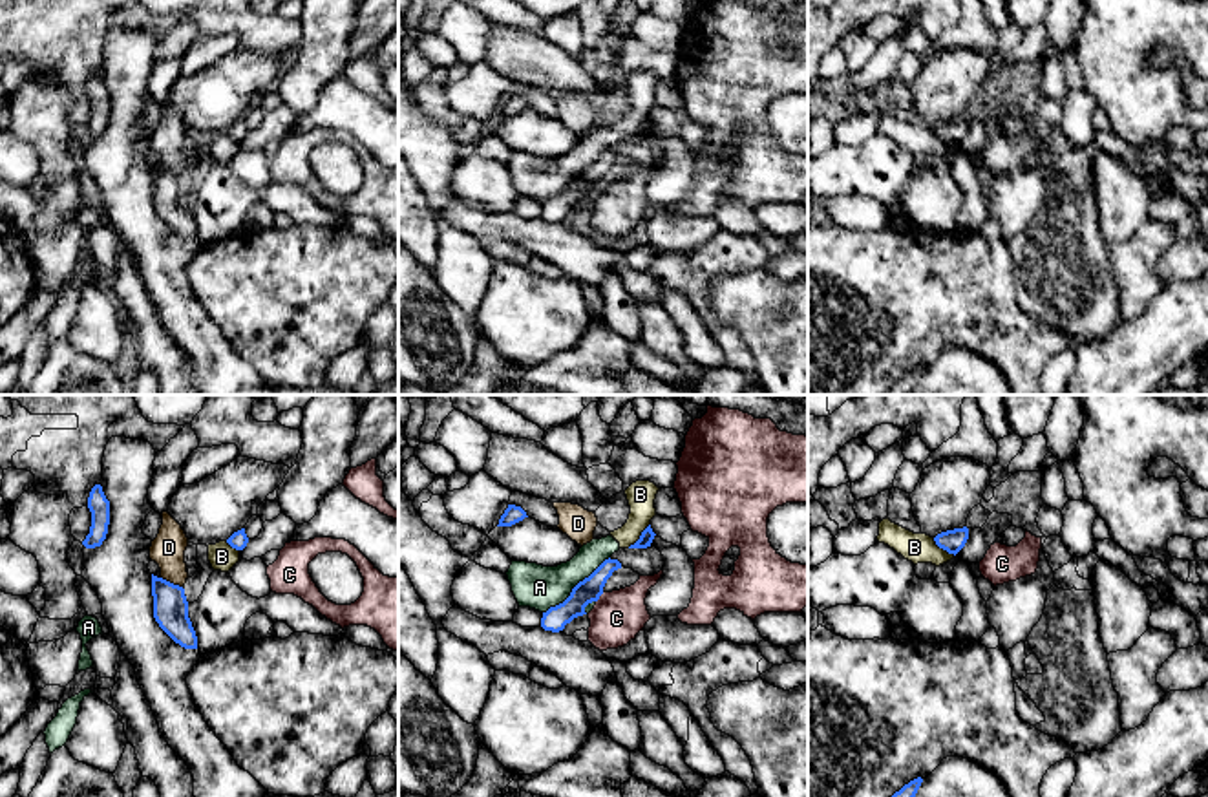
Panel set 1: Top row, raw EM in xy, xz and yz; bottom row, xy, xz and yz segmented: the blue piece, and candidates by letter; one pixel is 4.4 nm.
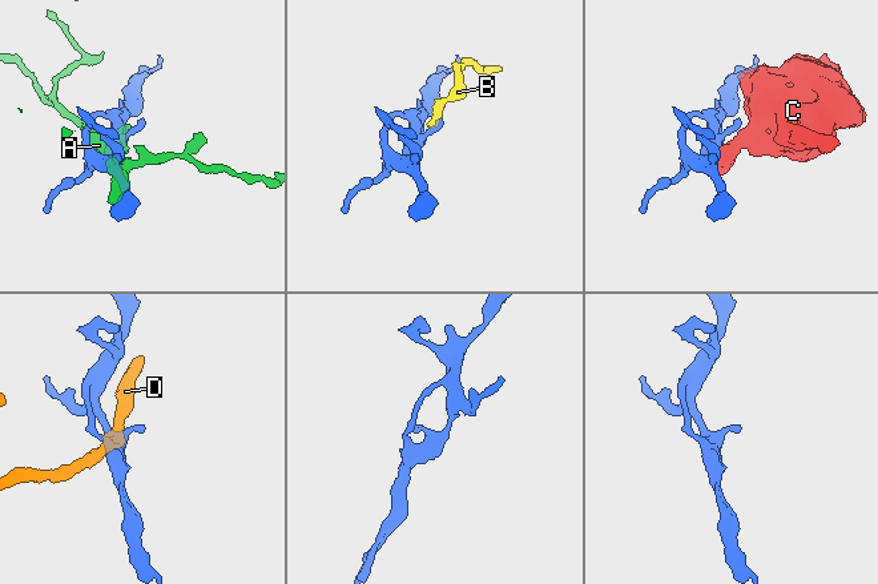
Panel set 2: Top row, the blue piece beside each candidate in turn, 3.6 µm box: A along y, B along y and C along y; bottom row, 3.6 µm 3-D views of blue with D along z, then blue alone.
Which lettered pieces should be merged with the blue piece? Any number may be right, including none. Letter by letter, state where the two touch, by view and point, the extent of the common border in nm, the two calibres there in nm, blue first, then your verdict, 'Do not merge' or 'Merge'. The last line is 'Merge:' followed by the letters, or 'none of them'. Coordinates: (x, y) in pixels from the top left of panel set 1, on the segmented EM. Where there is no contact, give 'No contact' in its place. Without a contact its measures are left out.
A: Touches blue at xz (574, 587). Shared border 380 nm. Thickness 110 nm (blue) against 190 nm. Do not merge
B: Touches blue at xz (640, 536). Shared border 150 nm. Thickness 60 nm (blue) against 120 nm. Do not merge
C: Touches blue at xz (598, 598). Shared border 60 nm. Thickness 110 nm (blue) against 220 nm. Do not merge
D: Touches blue at xy (172, 584). Shared border 120 nm. Thickness 160 nm (blue) against 150 nm. Do not merge
Merge: none of them

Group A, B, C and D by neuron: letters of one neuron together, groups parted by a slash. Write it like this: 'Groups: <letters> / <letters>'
Groups: A B / C / D

